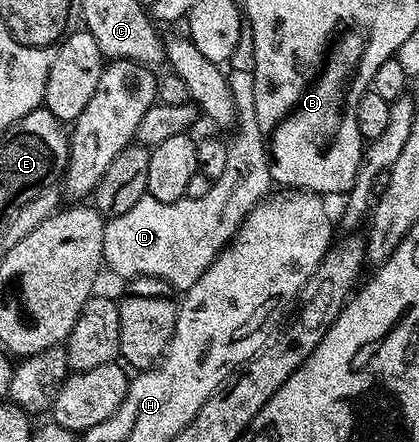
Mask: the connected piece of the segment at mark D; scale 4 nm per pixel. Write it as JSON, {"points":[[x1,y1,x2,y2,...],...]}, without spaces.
{"points":[[248,67,228,73,231,98,236,112,233,137,227,140,226,167,203,198,186,203,159,202,148,194,139,198,127,214,106,219,103,230,104,263,117,276,154,276,166,280,170,288,184,290,213,265,217,255,232,240,247,213,270,193,273,181,270,174,267,138,261,133,255,114,255,78]]}

